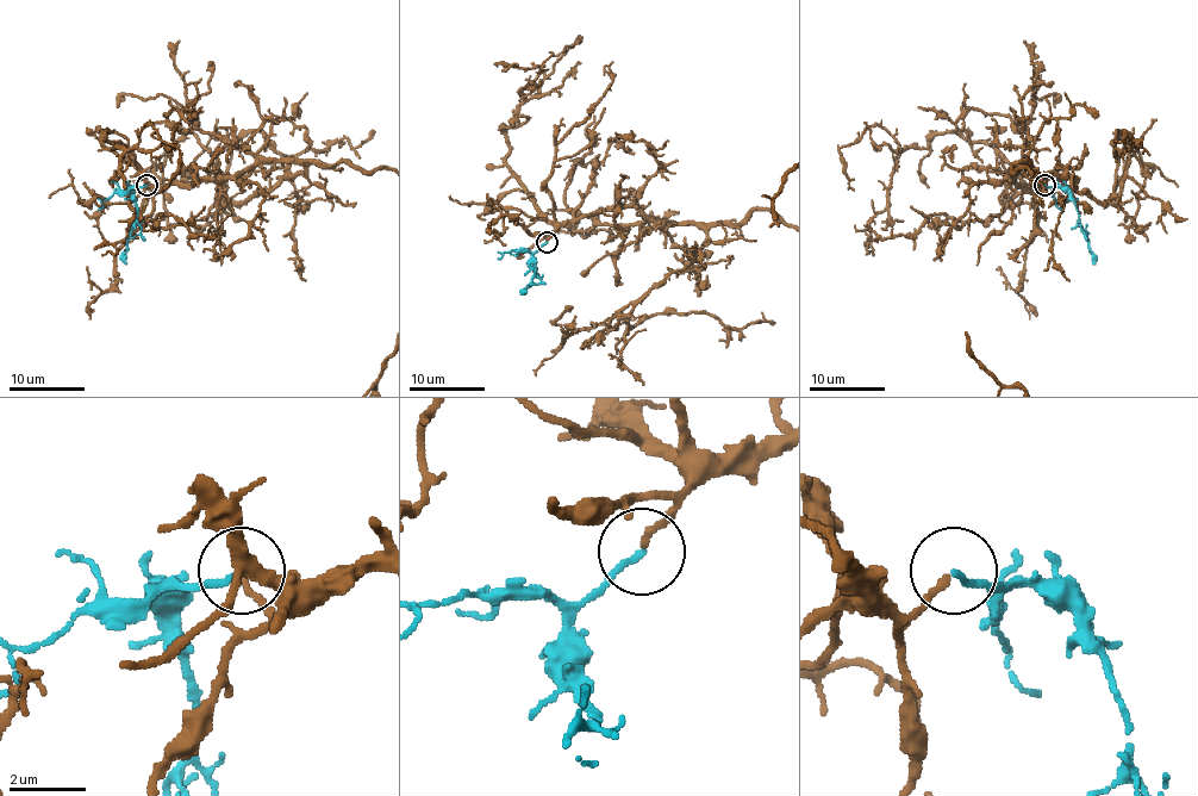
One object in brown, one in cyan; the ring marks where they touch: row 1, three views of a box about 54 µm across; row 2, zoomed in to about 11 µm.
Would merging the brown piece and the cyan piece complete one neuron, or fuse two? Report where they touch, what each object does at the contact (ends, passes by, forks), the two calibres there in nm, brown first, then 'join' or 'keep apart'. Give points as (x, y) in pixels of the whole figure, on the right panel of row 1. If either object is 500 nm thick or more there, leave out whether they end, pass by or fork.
(1044, 185) | brown ends | cyan ends | 160/160 nm | join

